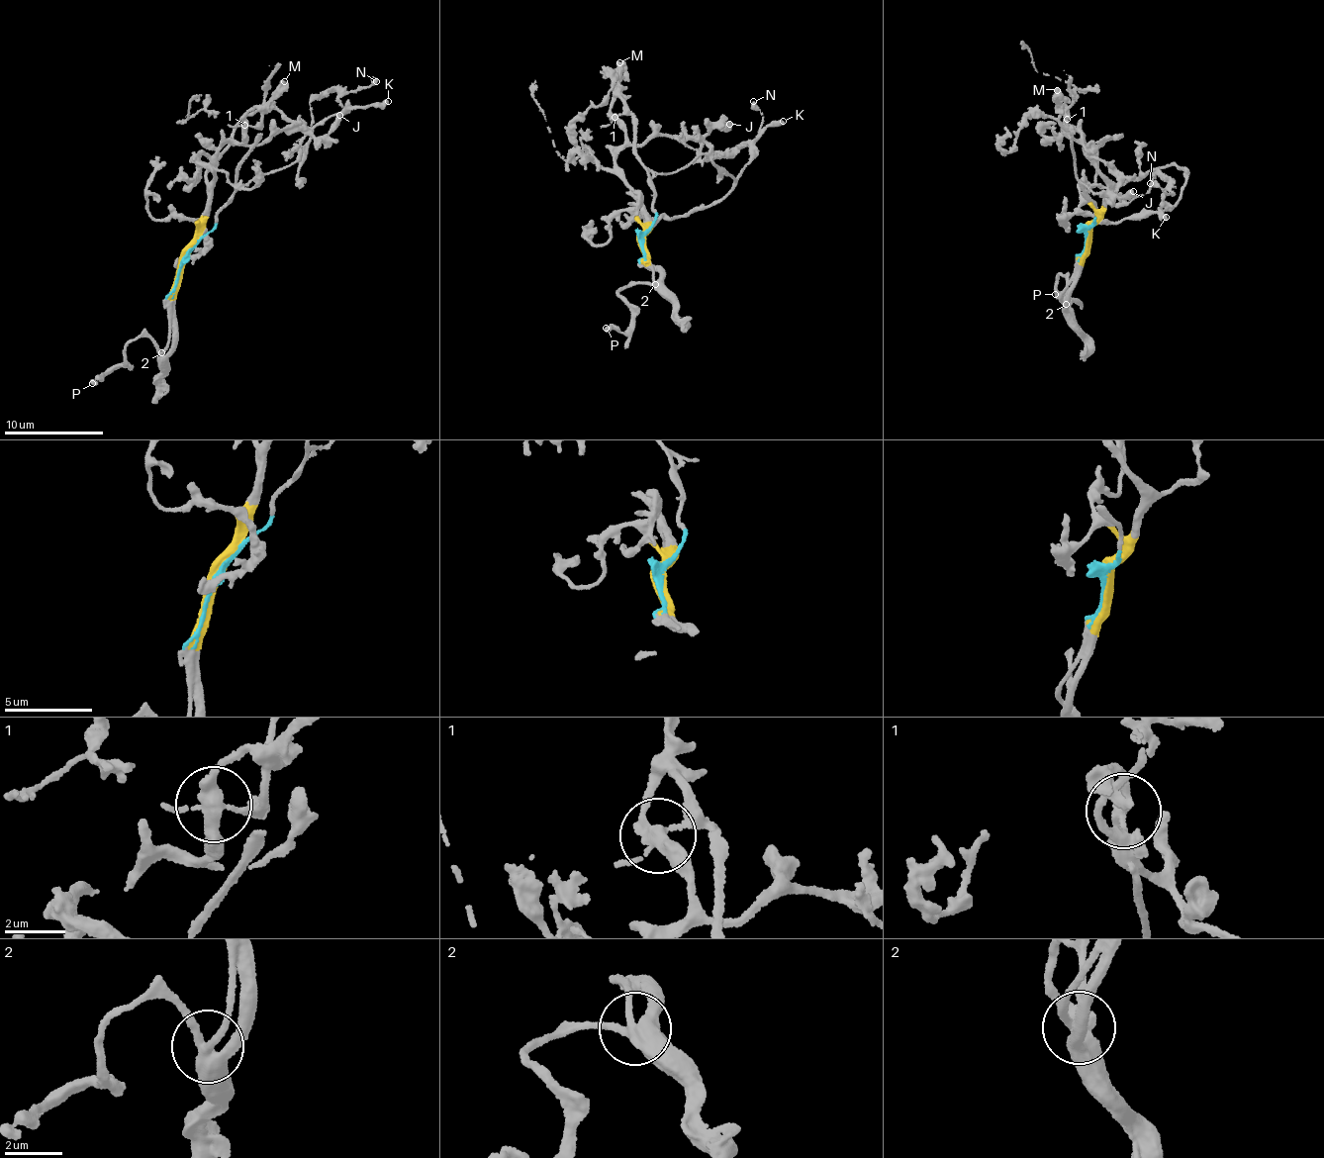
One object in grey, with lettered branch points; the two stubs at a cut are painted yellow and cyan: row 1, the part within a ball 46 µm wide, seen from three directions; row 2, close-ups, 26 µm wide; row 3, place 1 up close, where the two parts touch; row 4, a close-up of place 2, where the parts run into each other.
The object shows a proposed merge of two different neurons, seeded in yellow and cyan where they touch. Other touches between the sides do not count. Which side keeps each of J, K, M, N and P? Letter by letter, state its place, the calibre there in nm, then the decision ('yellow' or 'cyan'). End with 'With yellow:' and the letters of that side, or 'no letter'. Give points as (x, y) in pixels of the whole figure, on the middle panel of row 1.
J: place (729, 124); calibre 440 nm; yellow
K: place (783, 121); calibre 400 nm; yellow
M: place (619, 62); calibre 550 nm; yellow
N: place (753, 101); calibre 400 nm; cyan
P: place (606, 328); calibre 360 nm; yellow
With yellow: J, K, M, P

